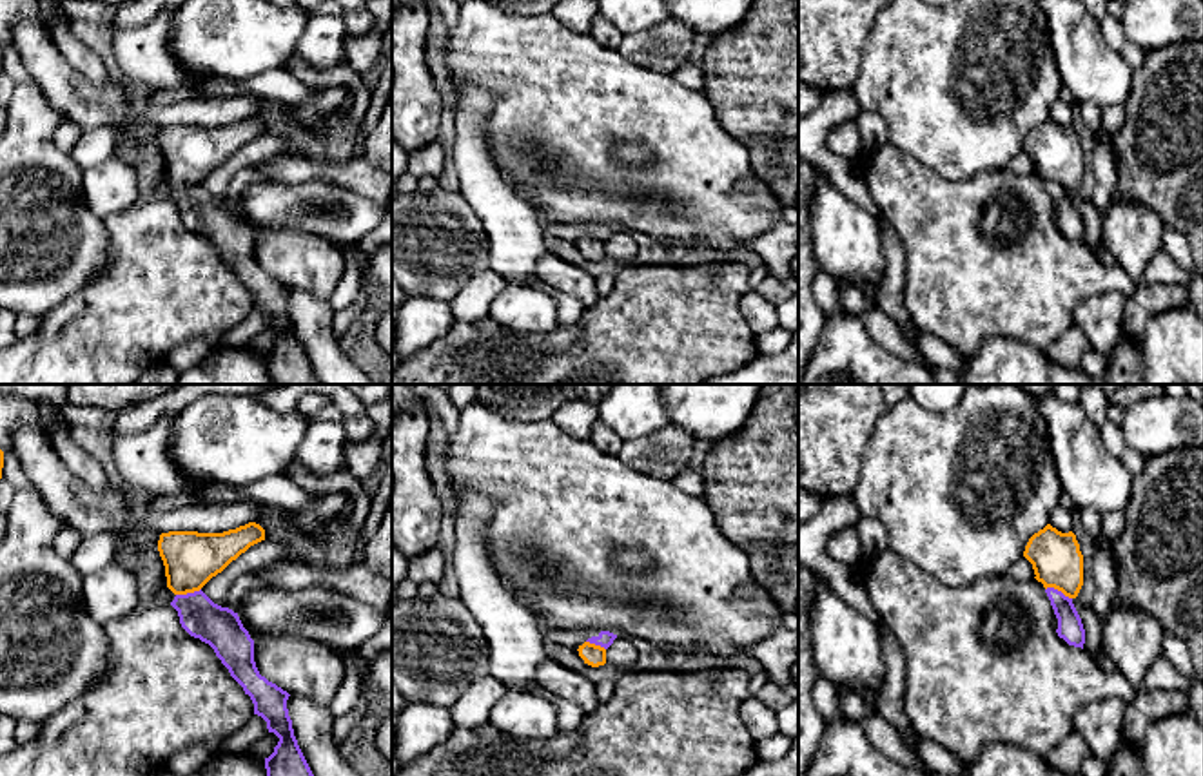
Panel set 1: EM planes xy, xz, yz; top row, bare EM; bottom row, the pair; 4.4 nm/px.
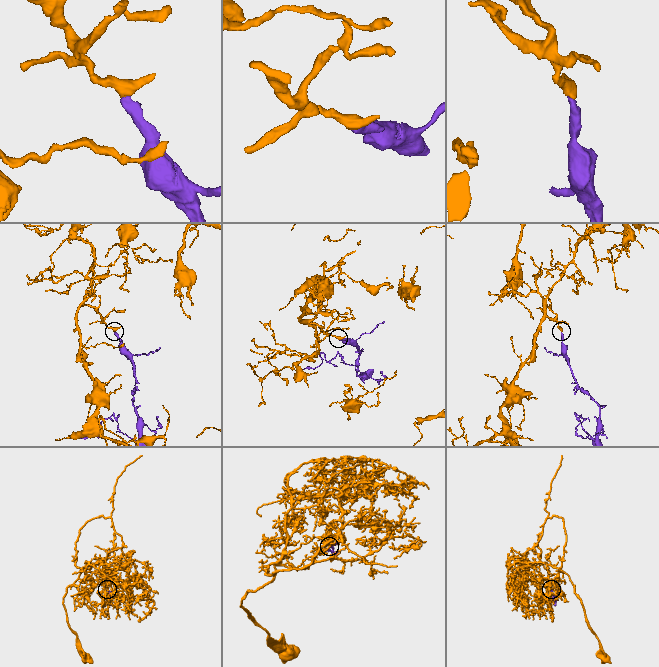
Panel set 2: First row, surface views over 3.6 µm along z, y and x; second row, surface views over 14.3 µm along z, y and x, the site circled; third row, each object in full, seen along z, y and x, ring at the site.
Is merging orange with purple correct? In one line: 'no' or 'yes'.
yes

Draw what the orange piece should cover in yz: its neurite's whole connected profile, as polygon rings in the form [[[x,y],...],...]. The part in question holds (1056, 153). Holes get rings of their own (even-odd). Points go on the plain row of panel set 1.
[[[1047,118],[1029,132],[1023,150],[1032,158],[1034,172],[1045,181],[1058,212],[1058,230],[1083,243],[1085,223],[1072,198],[1083,179],[1083,149],[1076,129]]]

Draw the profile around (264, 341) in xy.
[[[269,326],[265,332],[258,334],[254,339],[249,341],[249,346],[259,354],[269,352],[274,346],[279,332],[274,326]]]

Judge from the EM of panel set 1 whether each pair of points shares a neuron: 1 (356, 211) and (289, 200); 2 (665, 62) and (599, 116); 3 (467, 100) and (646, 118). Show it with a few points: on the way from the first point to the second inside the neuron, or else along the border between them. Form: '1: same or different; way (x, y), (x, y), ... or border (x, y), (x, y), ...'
1: same; way (340, 196), (305, 198)
2: same; way (648, 73), (626, 95), (616, 100)
3: different; border (458, 77), (492, 96), (483, 129), (489, 144)

